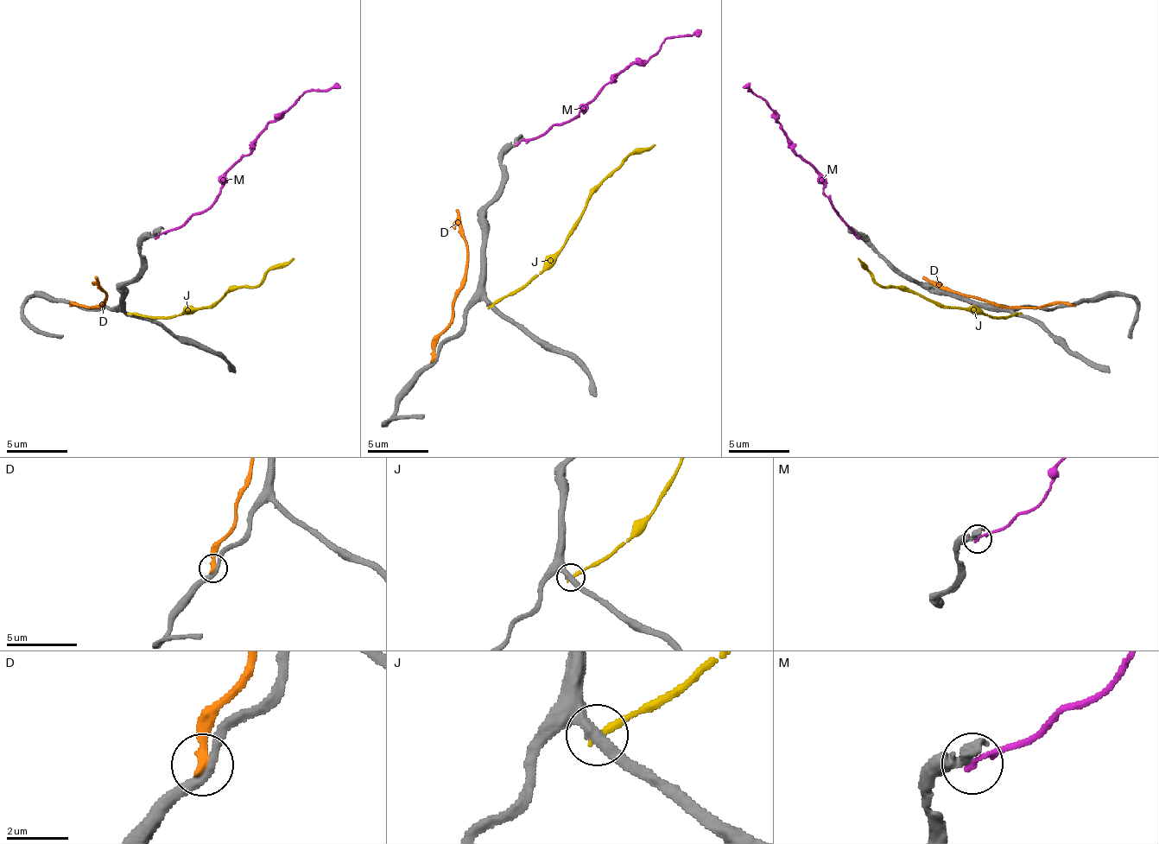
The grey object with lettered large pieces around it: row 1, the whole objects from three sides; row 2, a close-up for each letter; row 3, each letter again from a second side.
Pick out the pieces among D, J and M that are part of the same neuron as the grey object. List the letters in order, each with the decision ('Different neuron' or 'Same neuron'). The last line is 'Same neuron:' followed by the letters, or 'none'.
D: Different neuron
J: Different neuron
M: Different neuron
Same neuron: none

